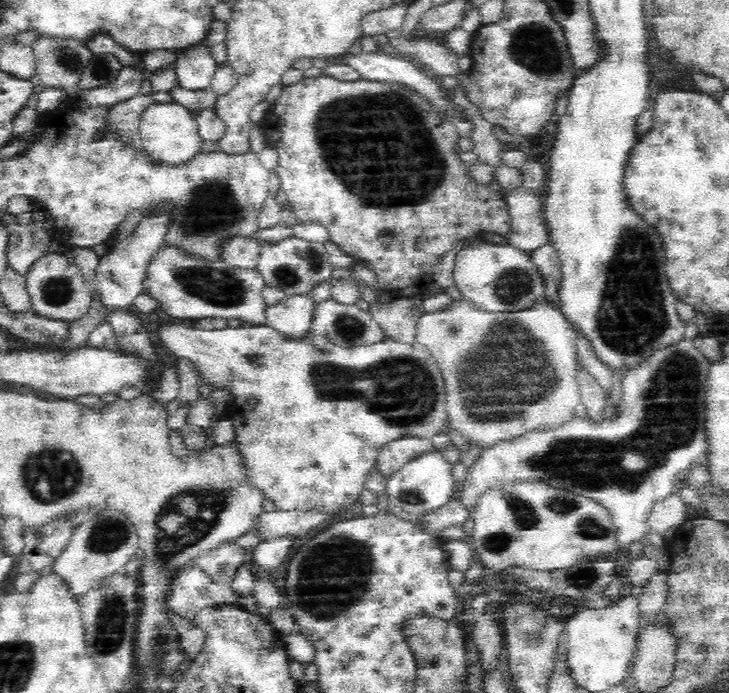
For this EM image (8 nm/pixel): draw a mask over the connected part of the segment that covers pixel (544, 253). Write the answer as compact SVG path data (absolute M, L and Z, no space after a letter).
M548 243L542 248L534 250L531 254L531 260L544 279L544 298L552 307L556 307L563 314L562 303L559 299L562 271L558 252L551 246L551 243Z

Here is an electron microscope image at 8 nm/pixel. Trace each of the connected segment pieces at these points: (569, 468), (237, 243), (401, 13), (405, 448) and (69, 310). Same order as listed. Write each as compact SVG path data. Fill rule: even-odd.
M682 338L660 346L644 362L623 373L622 397L615 418L592 420L588 416L584 419L574 417L558 428L530 430L485 448L476 462L469 466L465 484L460 490L461 501L472 510L478 496L490 486L522 480L543 480L604 506L616 527L619 549L628 549L633 542L640 543L650 530L647 518L654 504L672 494L672 480L691 465L705 460L709 445L705 429L709 366L710 361L699 352L694 341Z
M235 235L220 242L220 261L234 268L257 269L260 245L256 237Z
M400 3L389 9L368 13L361 20L363 36L375 37L376 35L384 35L390 30L402 28L409 5L408 3Z
M402 436L380 449L375 469L384 477L392 477L417 456L434 451L432 440L419 436Z
M48 252L29 269L26 291L30 297L30 310L51 320L74 321L86 316L94 298L94 282L83 278L82 272L65 252Z

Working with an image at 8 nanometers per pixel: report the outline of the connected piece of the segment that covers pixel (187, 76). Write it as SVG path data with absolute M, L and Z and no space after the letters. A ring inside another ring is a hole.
M202 44L177 52L176 79L182 88L190 90L208 89L218 66L212 58L210 48Z

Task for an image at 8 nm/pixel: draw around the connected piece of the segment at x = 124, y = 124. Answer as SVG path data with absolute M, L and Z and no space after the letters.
M138 93L128 100L111 105L108 115L108 120L119 137L131 142L139 150L142 150L143 146L138 134L138 122L142 112L153 102L153 96L144 96L144 94Z

